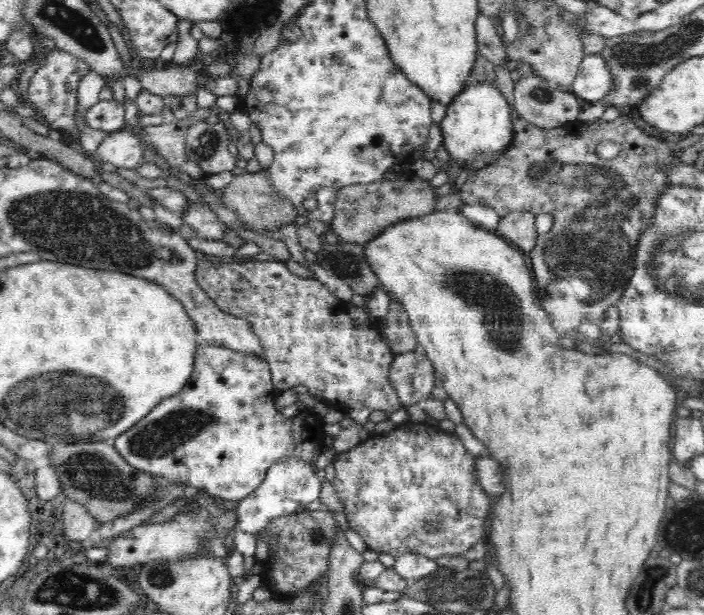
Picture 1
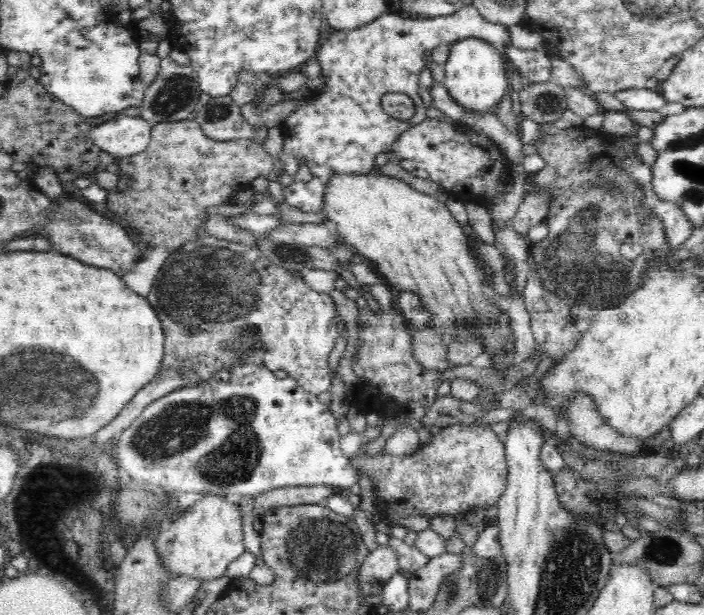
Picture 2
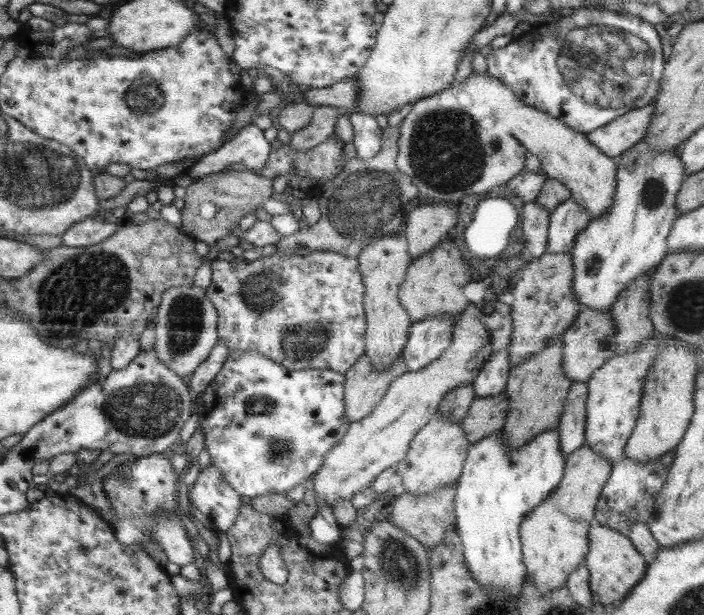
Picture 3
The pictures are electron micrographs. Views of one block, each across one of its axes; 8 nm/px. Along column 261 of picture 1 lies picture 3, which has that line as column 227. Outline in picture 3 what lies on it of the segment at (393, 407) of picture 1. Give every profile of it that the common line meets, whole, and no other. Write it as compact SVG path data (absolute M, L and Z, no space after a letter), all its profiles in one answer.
M324 250L308 256L286 256L277 251L252 261L216 259L211 268L212 284L206 297L216 307L219 339L227 341L231 352L258 352L290 370L330 369L342 374L365 354L365 285L356 257Z

